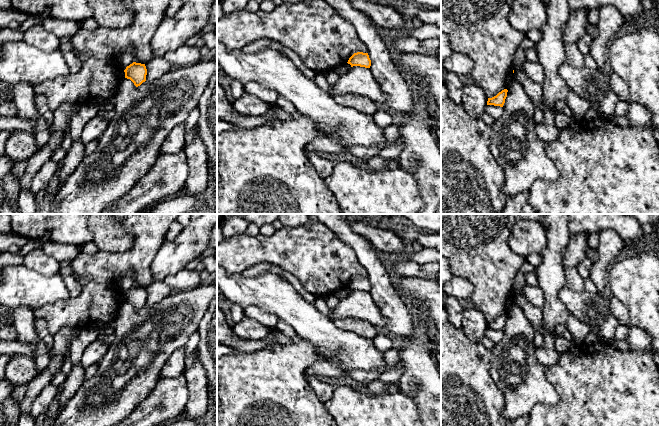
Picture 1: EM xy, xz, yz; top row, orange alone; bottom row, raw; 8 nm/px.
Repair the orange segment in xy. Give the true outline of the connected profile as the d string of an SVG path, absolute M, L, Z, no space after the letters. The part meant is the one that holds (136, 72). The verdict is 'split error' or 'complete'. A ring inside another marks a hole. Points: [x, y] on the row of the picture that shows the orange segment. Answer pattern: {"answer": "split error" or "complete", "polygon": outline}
{"answer": "complete", "polygon": "M133 62L124 70L125 78L130 79L136 87L146 81L147 69L145 64Z"}

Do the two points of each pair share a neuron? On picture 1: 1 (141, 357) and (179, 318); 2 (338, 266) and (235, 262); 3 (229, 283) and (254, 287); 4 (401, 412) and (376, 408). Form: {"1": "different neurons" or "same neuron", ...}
{"1": "same neuron", "2": "same neuron", "3": "same neuron", "4": "same neuron"}

